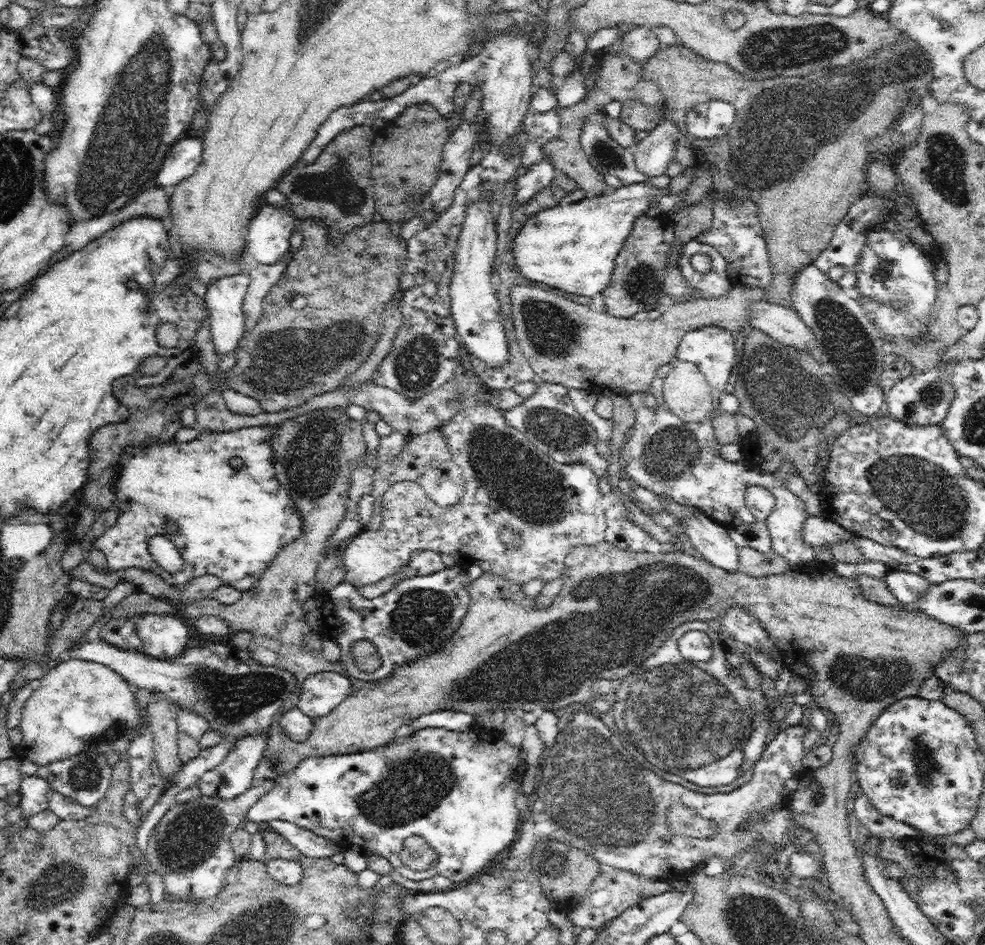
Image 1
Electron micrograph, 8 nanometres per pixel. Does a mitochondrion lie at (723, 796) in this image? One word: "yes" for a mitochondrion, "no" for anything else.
no

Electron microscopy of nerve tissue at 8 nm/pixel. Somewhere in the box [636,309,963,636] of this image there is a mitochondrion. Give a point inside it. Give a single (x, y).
(788, 403)

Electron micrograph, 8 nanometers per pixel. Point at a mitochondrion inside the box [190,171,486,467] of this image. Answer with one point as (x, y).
(287, 362)

